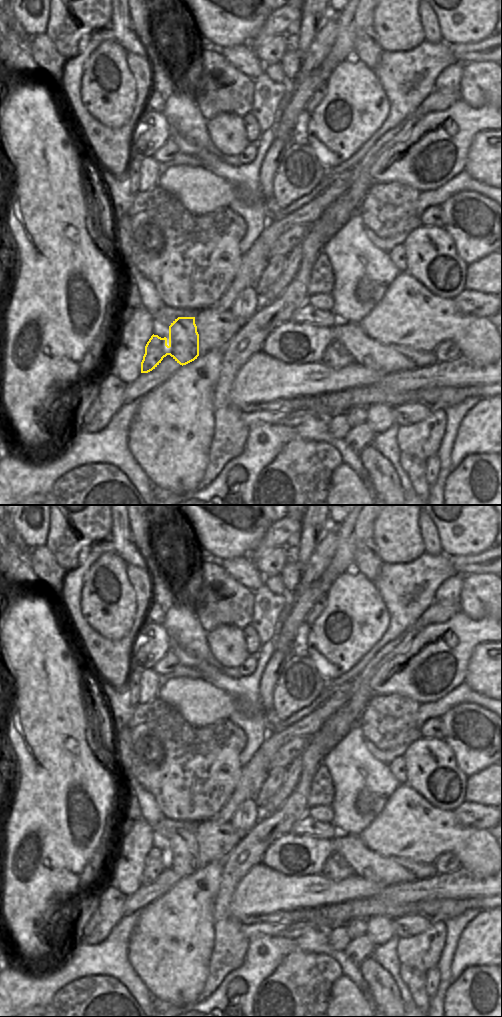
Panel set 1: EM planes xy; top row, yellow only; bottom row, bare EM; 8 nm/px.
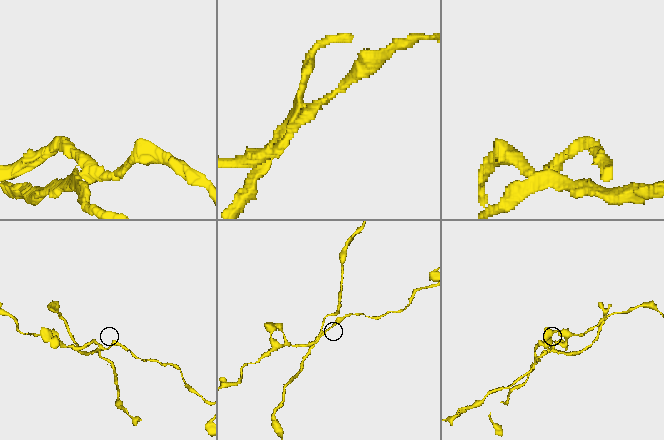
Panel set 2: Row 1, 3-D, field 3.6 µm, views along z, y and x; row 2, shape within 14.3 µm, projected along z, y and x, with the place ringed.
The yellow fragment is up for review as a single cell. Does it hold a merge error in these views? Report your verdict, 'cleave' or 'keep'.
cleave

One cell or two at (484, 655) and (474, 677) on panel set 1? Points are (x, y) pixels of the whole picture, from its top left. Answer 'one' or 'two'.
one

